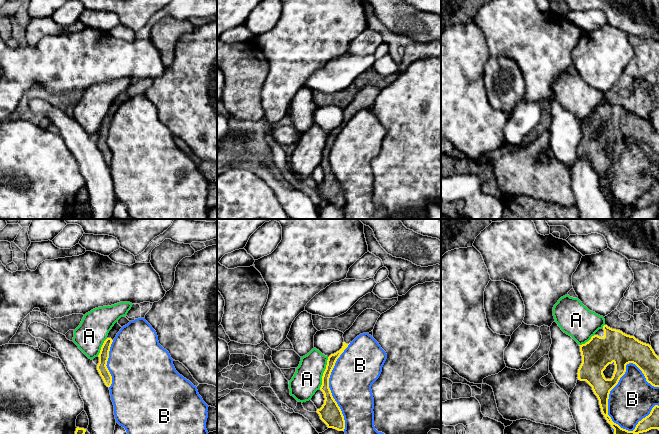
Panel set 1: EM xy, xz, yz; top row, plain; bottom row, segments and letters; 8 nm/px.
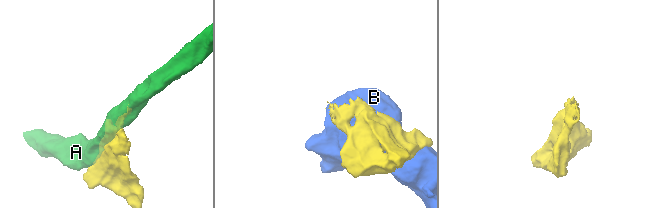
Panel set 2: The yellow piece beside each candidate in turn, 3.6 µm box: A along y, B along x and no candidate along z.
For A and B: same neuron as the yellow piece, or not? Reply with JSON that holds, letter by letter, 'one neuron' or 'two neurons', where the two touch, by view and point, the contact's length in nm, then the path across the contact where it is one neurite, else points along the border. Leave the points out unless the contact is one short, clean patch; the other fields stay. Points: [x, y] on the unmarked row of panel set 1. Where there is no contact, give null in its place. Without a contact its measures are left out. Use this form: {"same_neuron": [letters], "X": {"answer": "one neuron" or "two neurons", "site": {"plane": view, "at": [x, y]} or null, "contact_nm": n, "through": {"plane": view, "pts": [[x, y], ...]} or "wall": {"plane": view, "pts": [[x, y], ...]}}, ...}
{"same_neuron": [], "A": {"answer": "two neurons", "site": {"plane": "xz", "at": [323, 149]}, "contact_nm": 260}, "B": {"answer": "two neurons", "site": {"plane": "yz", "at": [608, 174]}, "contact_nm": 550}}

